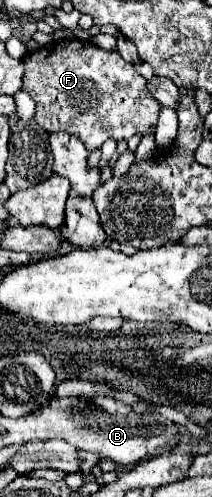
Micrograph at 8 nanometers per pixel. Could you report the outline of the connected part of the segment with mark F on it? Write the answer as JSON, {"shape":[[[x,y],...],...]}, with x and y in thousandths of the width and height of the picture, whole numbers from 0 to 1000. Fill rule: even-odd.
{"shape":[[[288,80],[108,113],[108,177],[175,209],[165,245],[212,266],[325,266],[382,278],[420,306],[495,282],[608,282],[627,270],[693,274],[750,241],[759,213],[712,197],[693,161],[637,145],[552,105],[458,97],[439,85]]]}

